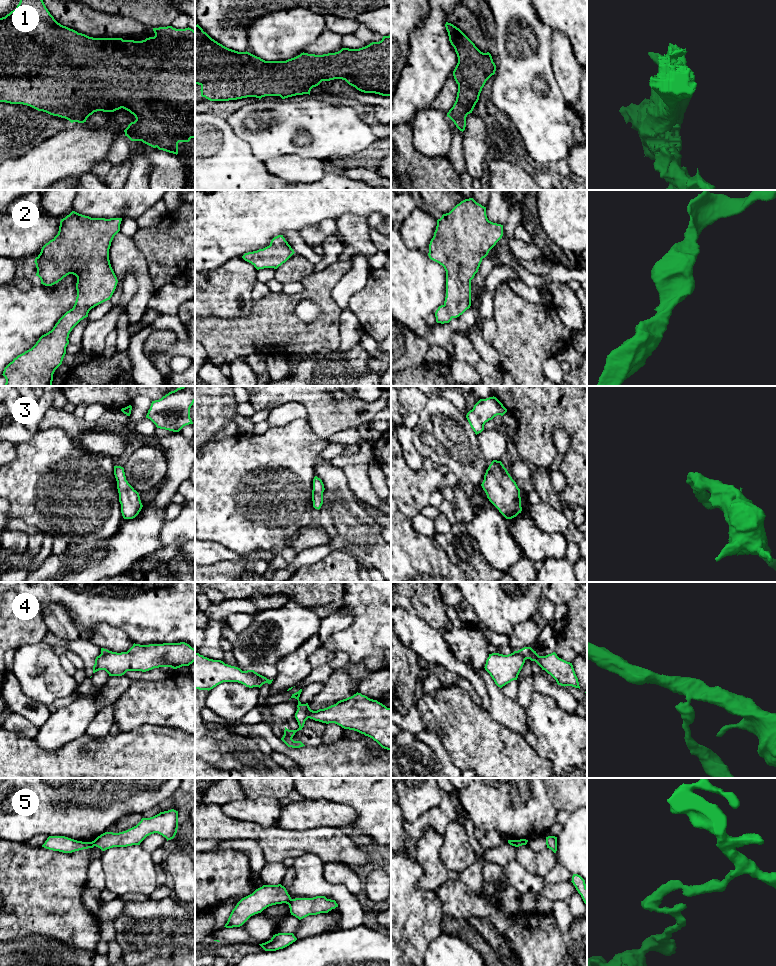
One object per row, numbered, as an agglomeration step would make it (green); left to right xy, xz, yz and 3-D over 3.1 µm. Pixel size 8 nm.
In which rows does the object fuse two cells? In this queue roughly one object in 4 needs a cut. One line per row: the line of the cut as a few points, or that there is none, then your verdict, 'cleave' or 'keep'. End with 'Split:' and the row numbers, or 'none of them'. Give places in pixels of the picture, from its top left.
1: cut none; keep
2: cut none; keep
3: cut none; keep
4: cut xz (298, 707), (308, 717); cleave
5: cut xy (92, 841), (94, 845); cleave
Split: 4, 5

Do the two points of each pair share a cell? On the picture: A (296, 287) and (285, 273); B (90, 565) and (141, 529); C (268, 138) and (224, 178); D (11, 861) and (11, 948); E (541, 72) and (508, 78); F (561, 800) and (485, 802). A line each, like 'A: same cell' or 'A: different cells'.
A: different cells
B: same cell
C: different cells
D: different cells
E: same cell
F: different cells

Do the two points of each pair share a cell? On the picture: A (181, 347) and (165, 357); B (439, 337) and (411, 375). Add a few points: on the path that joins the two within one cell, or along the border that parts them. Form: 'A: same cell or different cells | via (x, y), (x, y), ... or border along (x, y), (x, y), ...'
A: same cell | via (177, 348), (169, 353)
B: different cells | border along (425, 360), (418, 365), (401, 370)

